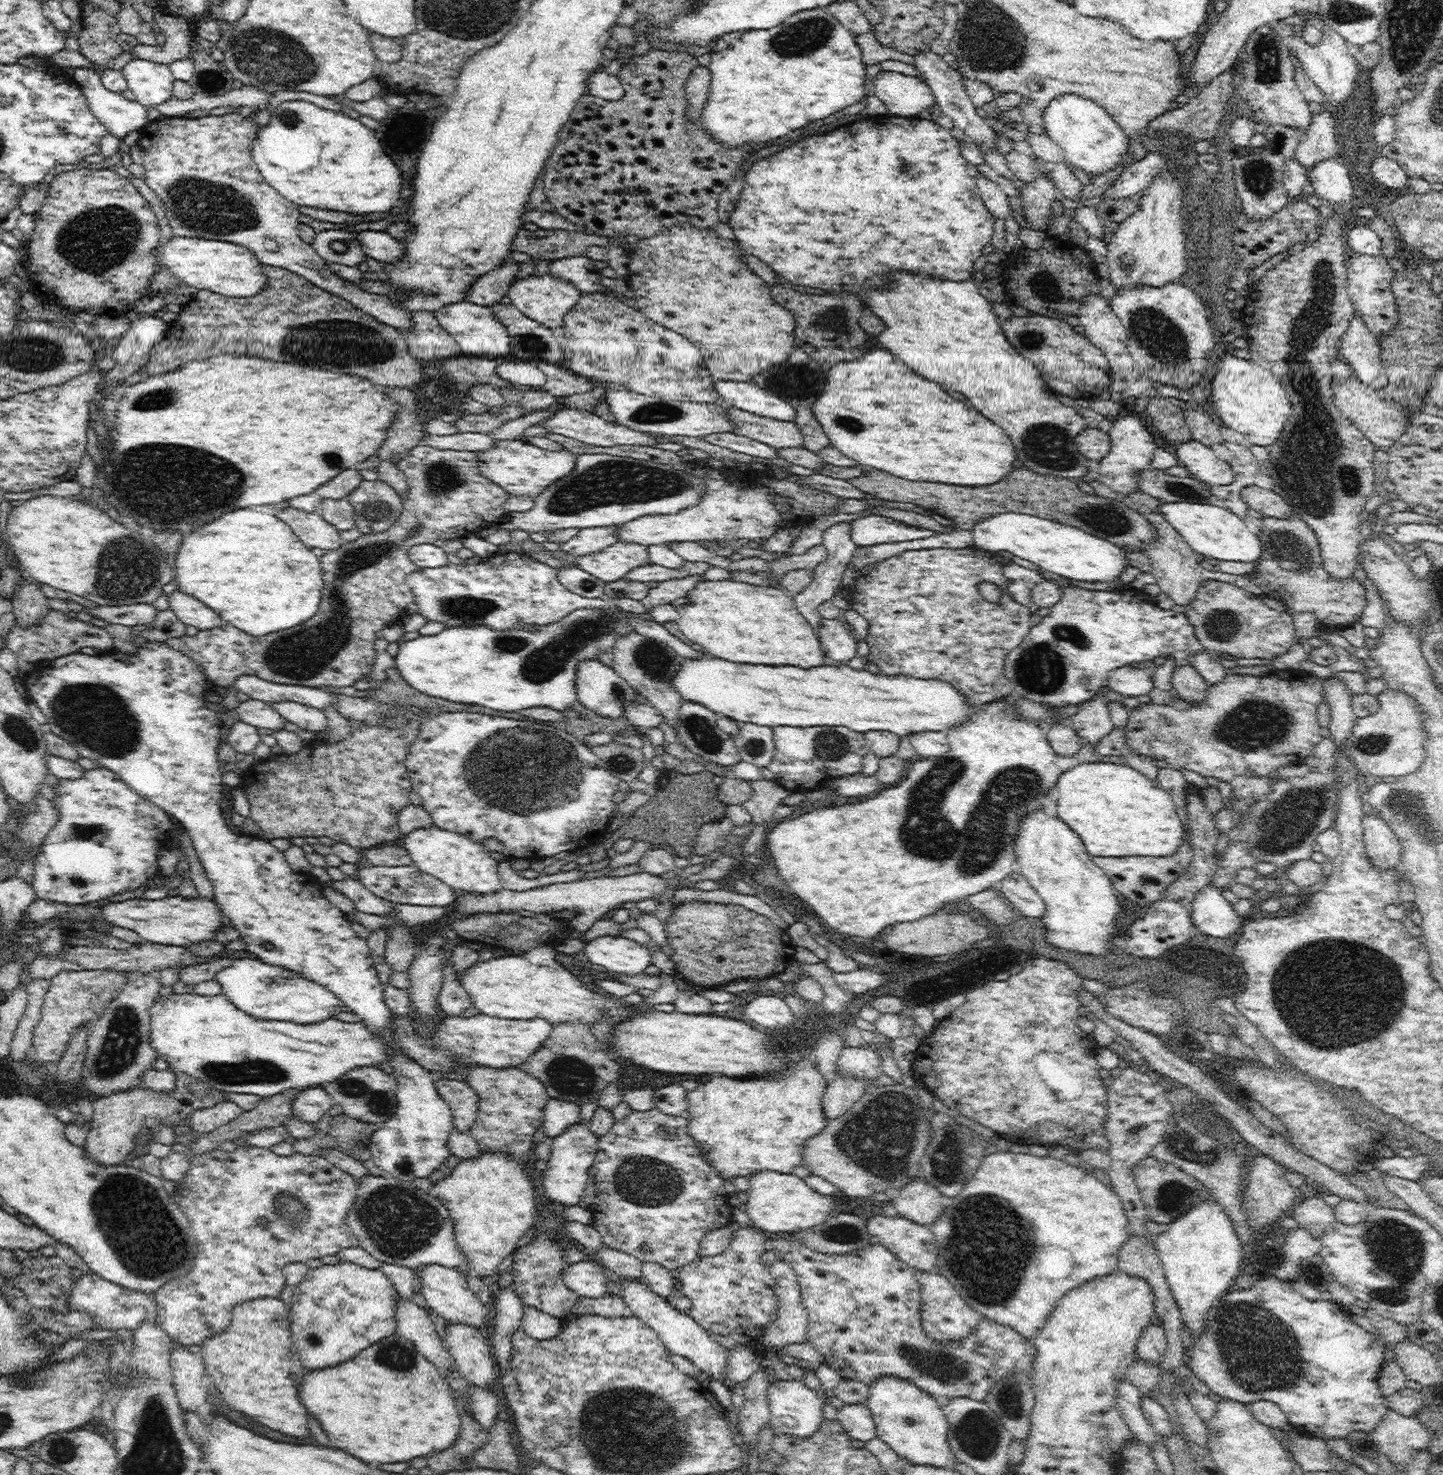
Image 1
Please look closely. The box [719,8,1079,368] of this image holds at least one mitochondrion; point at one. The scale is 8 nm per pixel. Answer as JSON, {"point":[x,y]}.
{"point":[809,34]}

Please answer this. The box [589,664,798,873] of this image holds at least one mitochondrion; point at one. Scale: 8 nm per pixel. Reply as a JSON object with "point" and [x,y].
{"point":[704,735]}

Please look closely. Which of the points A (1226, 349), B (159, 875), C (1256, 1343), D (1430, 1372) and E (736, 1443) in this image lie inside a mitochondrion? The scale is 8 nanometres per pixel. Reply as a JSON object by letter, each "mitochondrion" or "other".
{"A":"other","B":"other","C":"mitochondrion","D":"other","E":"other"}

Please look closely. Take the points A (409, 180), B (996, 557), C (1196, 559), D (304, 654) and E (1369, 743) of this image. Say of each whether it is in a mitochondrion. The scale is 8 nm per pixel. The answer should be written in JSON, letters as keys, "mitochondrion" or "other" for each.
{"A":"other","B":"other","C":"other","D":"mitochondrion","E":"mitochondrion"}

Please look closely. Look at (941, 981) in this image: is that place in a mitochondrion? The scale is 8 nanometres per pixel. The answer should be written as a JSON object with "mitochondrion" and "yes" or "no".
{"mitochondrion":"yes"}

